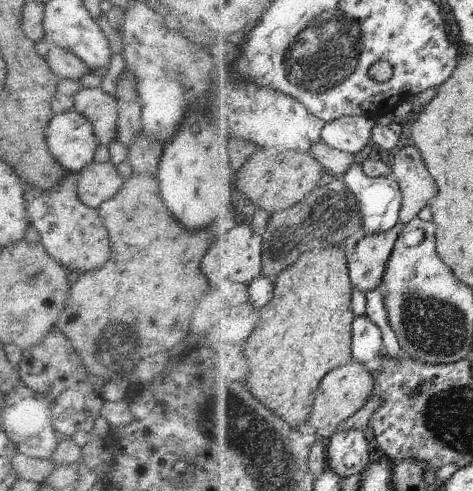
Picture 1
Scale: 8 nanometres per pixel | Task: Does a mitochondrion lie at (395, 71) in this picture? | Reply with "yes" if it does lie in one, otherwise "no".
no

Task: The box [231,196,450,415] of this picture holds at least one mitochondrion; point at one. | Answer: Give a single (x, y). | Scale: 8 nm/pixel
(281, 248)

